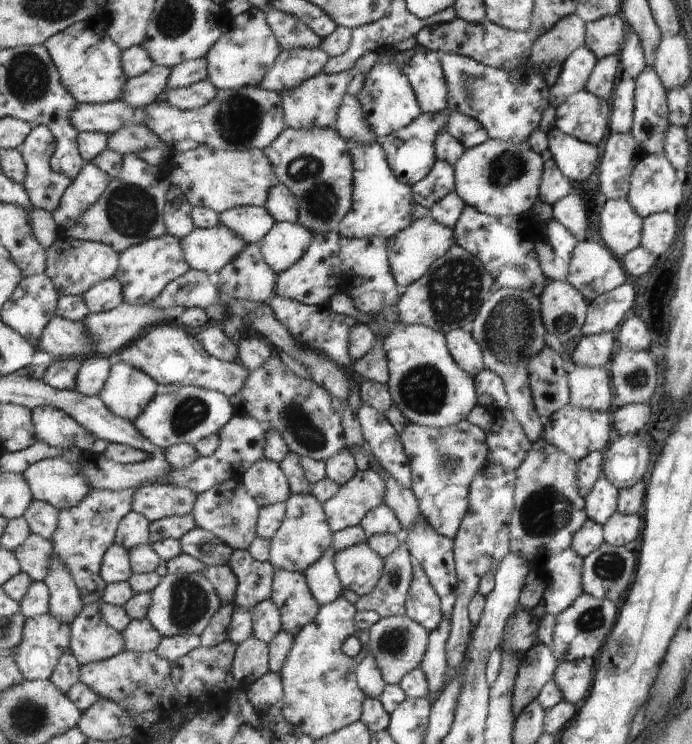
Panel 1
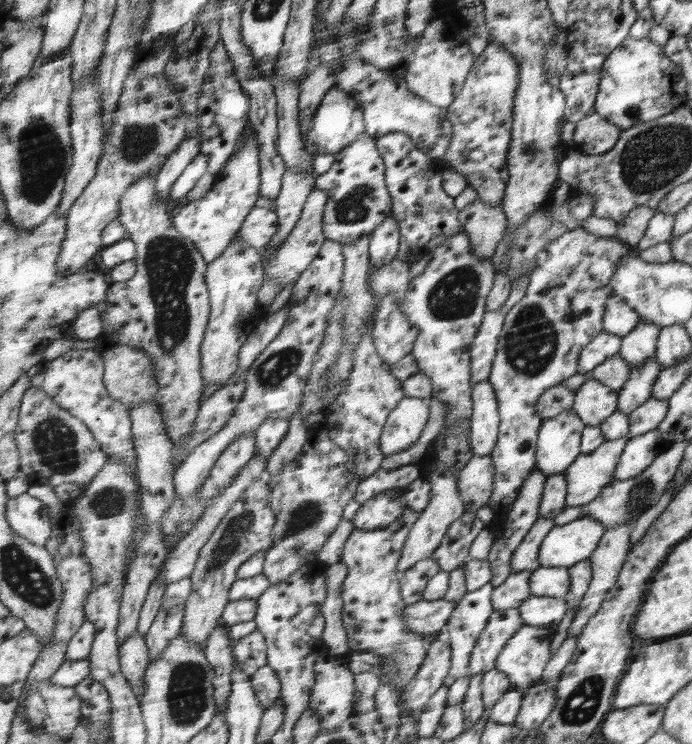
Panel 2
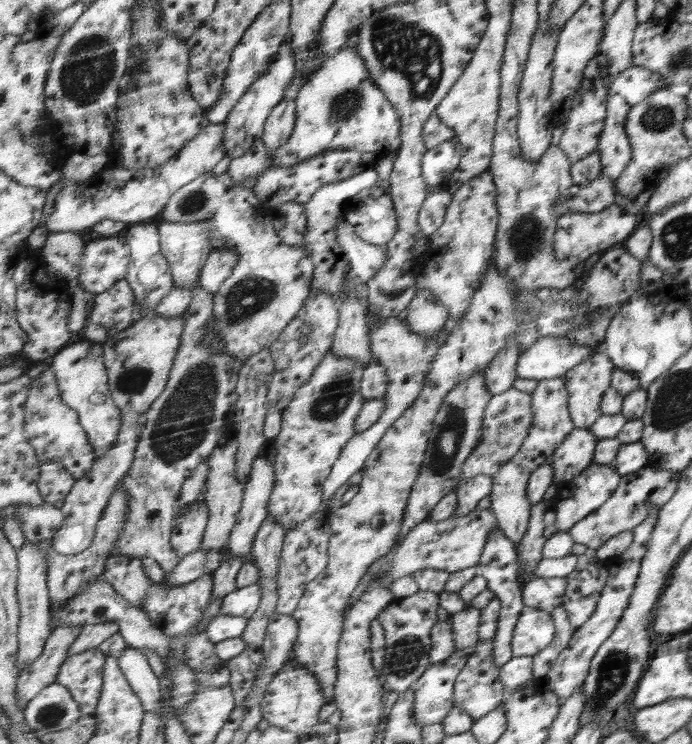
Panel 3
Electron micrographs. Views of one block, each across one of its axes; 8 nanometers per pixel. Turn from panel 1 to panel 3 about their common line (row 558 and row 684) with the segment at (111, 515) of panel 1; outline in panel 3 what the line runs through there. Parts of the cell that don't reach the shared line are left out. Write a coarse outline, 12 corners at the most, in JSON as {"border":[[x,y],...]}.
{"border":[[100,647],[67,659],[58,683],[84,715],[97,712],[107,658]]}

